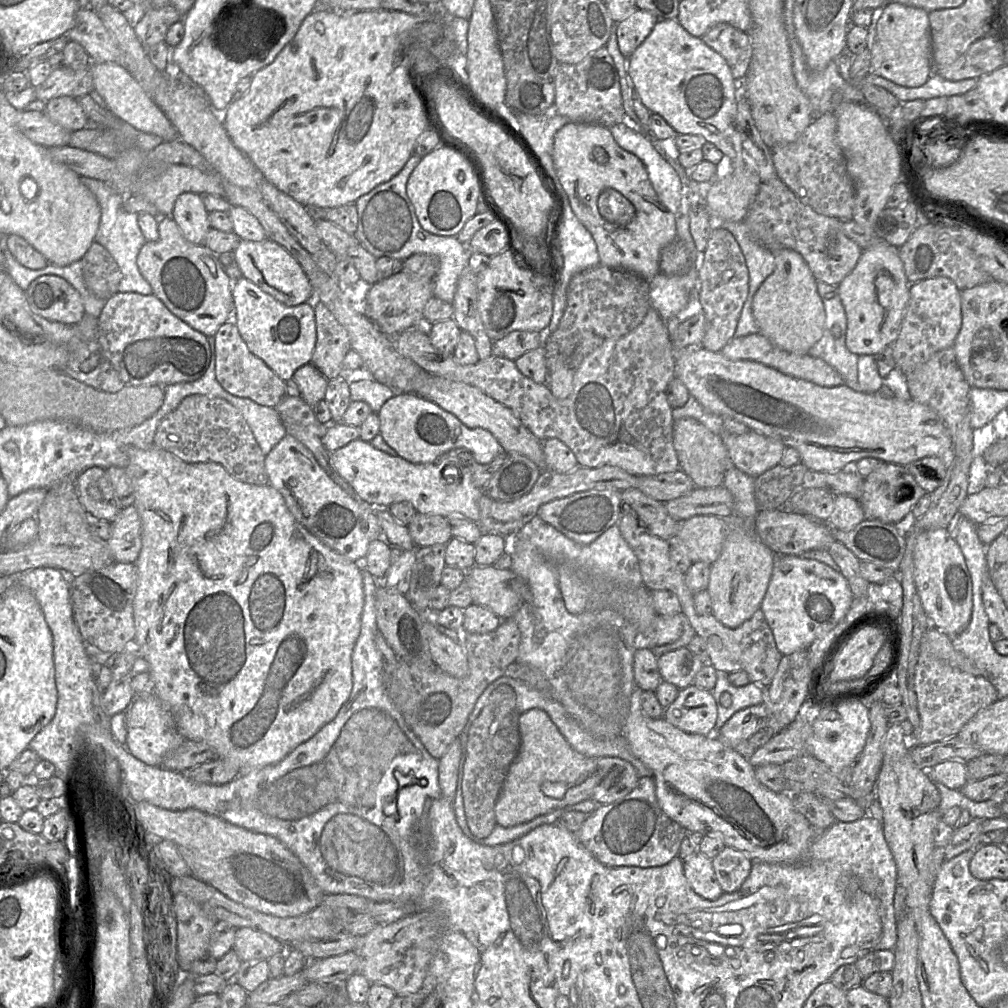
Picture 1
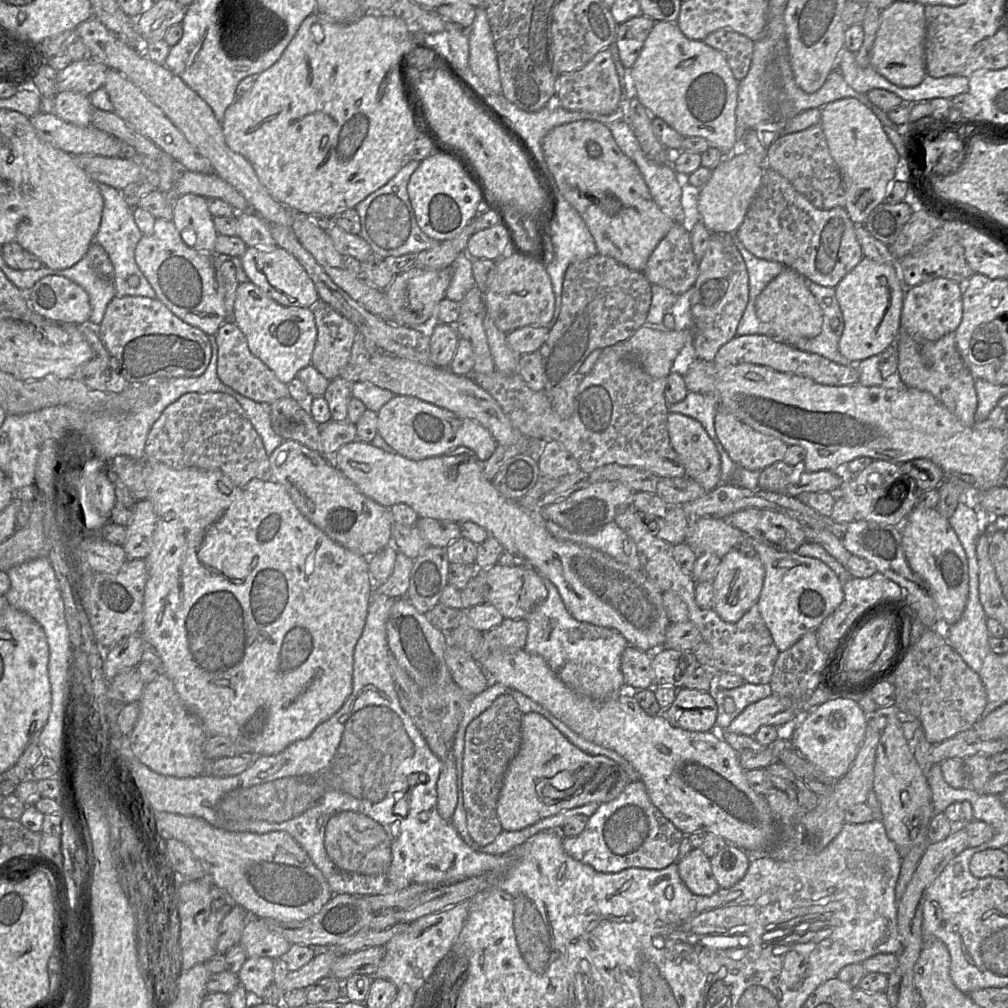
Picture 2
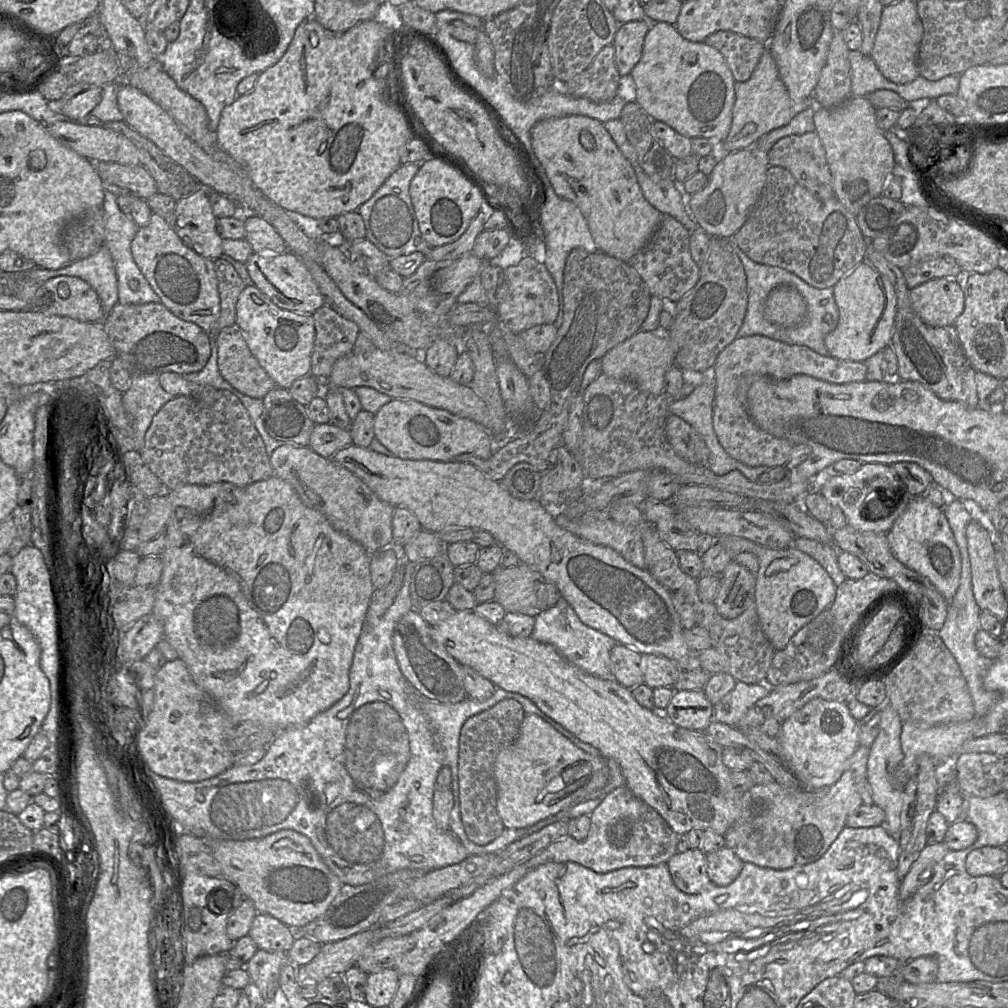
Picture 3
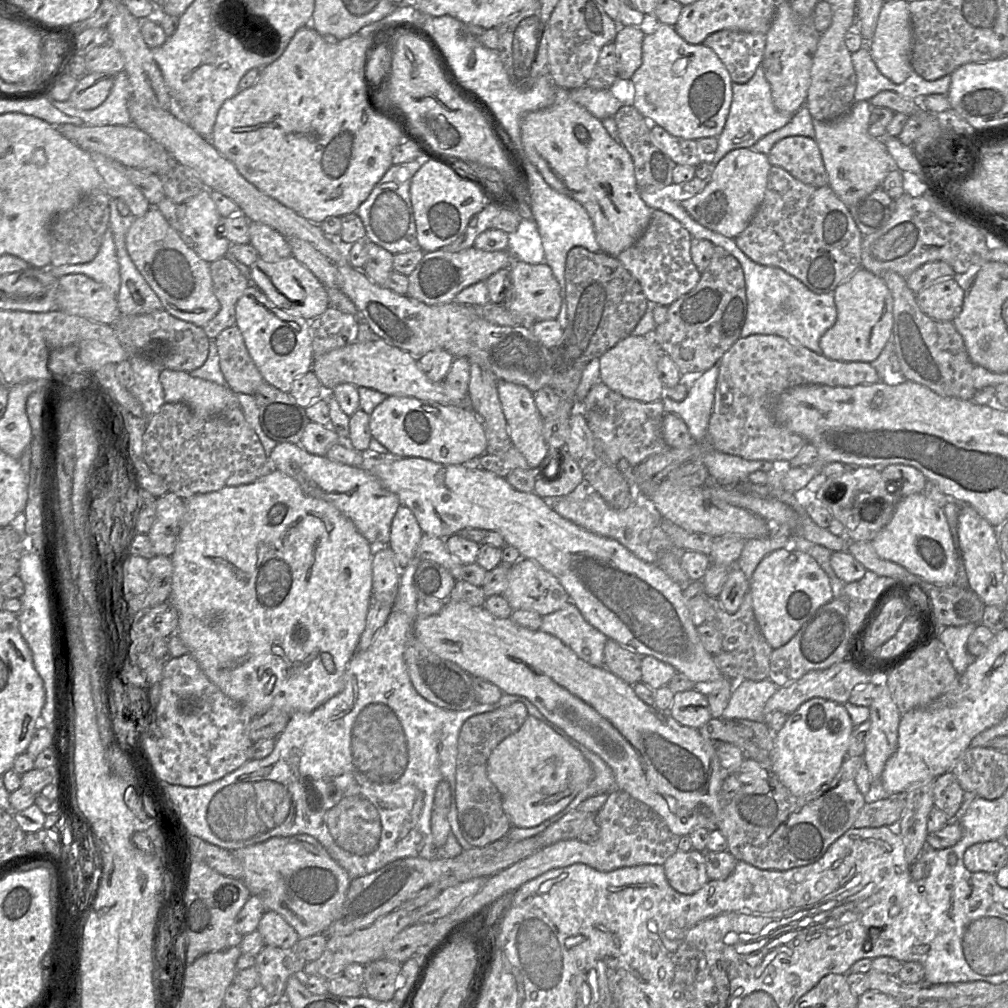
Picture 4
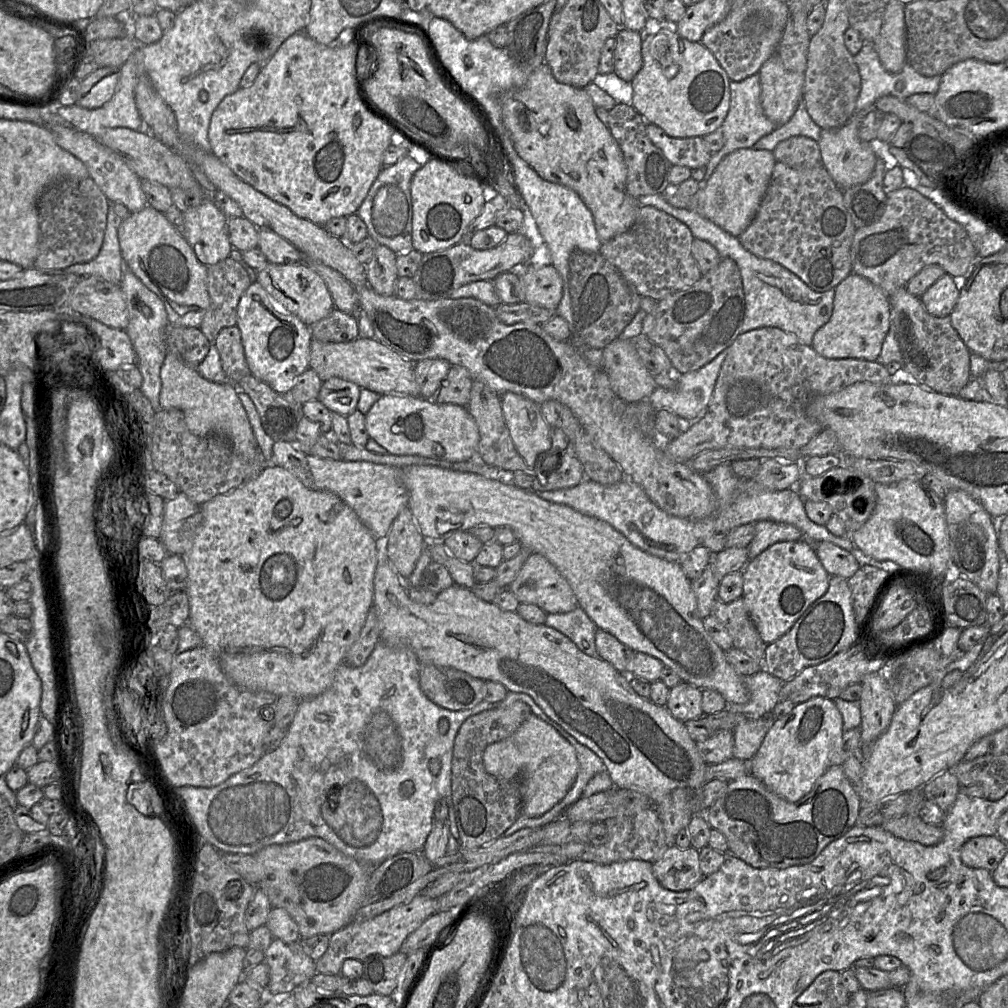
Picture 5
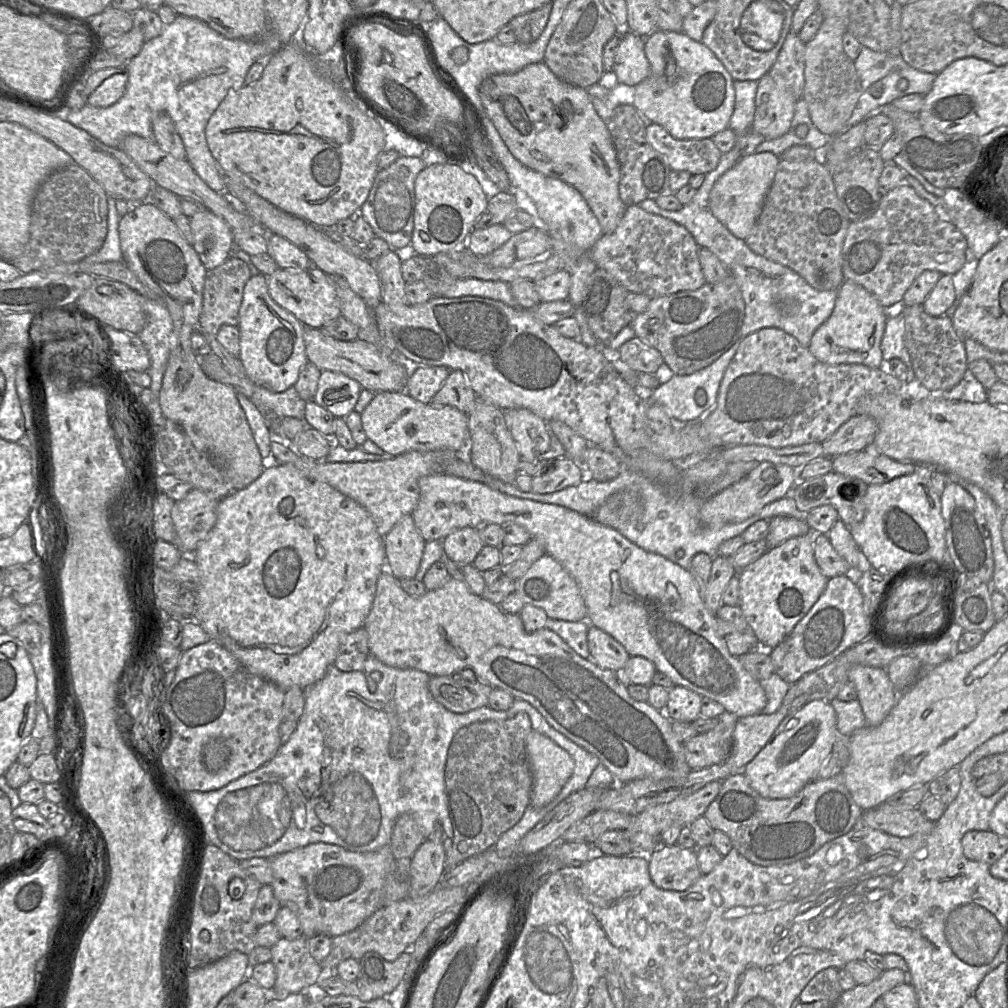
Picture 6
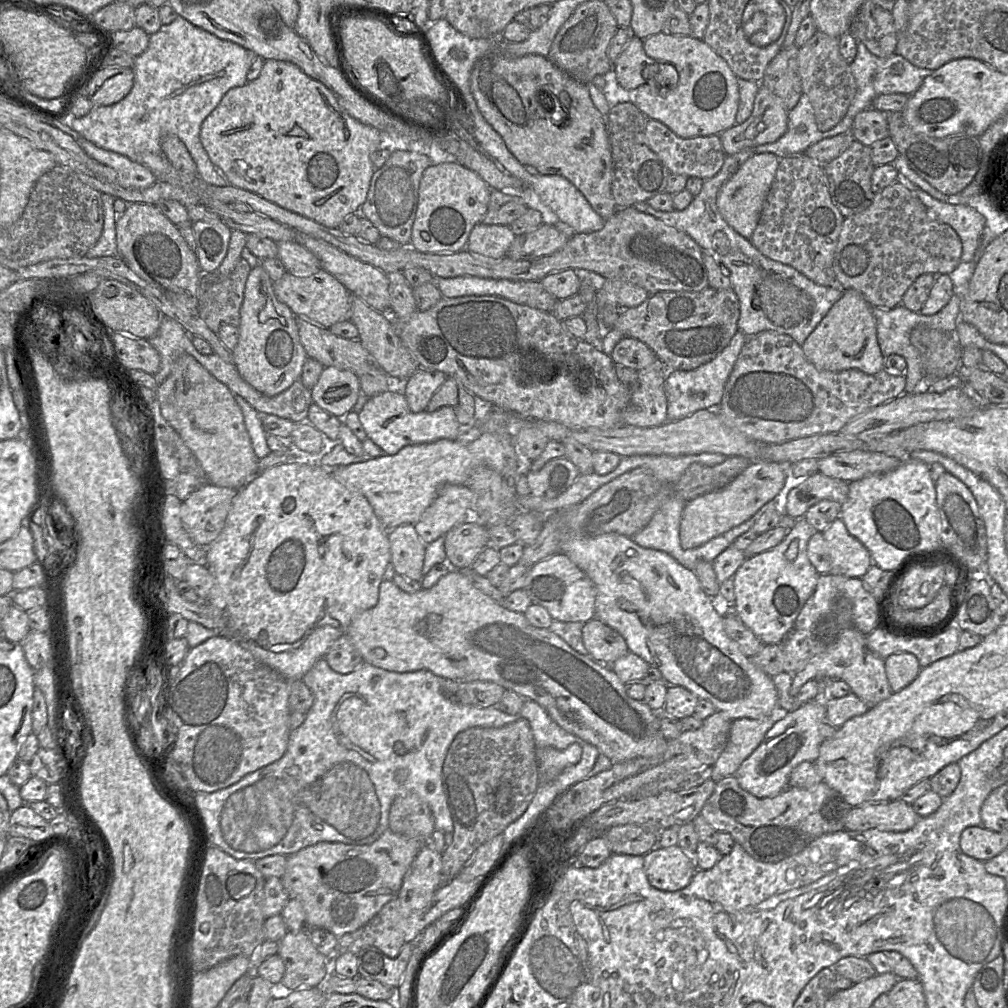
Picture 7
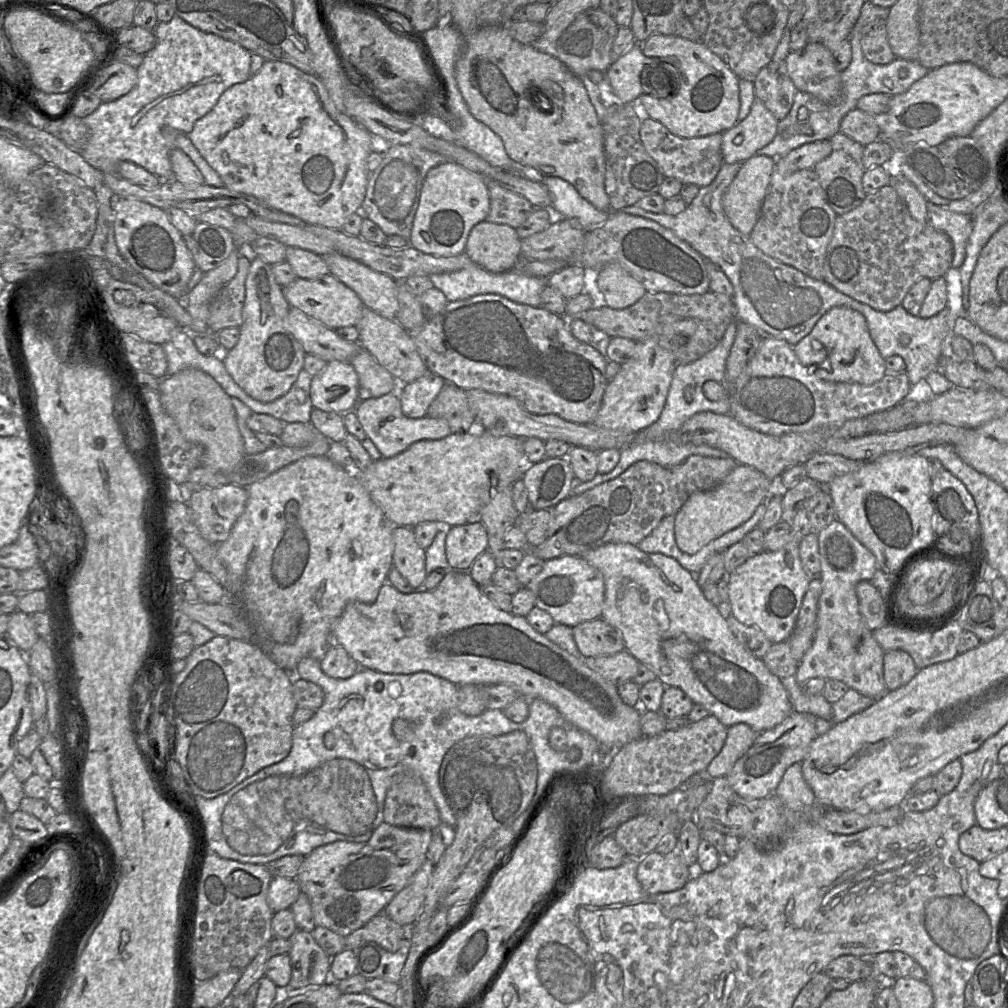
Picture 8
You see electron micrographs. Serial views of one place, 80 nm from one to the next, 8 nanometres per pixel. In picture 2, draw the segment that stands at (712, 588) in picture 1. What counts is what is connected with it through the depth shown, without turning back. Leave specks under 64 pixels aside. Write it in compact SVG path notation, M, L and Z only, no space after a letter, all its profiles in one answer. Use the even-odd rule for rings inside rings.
M737 549L729 551L721 558L716 576L712 580L712 609L725 622L739 621L753 605L757 604L764 575L763 564L757 556L749 557Z

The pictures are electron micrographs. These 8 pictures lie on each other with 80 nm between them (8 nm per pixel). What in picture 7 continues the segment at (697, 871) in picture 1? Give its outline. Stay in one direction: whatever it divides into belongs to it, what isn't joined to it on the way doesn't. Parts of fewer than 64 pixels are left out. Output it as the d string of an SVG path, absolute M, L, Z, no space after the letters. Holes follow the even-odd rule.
M678 845L668 848L656 846L644 855L644 872L651 886L658 890L674 892L685 888L697 870L694 857Z

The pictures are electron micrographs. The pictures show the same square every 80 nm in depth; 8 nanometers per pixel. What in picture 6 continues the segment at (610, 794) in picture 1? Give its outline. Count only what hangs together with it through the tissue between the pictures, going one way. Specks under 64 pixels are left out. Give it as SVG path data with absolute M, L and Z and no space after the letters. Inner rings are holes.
M533 729L526 738L526 751L533 775L531 804L542 807L561 791L575 762L568 751Z

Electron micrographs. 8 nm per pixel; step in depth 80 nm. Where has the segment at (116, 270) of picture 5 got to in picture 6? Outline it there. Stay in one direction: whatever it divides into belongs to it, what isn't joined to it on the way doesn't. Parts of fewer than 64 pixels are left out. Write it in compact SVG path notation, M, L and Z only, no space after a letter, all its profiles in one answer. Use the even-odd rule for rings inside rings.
M108 196L107 234L102 247L96 253L85 257L81 261L86 263L106 263L123 260L118 234L120 216L117 213L115 201L115 198Z

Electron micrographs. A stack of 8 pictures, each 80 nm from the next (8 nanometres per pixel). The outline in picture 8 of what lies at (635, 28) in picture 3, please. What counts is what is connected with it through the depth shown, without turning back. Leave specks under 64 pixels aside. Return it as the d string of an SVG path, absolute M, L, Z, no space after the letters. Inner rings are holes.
M642 43L633 44L605 73L615 95L623 104L632 104L643 92L641 72L645 66L657 68L662 62L658 57L647 57L641 49Z

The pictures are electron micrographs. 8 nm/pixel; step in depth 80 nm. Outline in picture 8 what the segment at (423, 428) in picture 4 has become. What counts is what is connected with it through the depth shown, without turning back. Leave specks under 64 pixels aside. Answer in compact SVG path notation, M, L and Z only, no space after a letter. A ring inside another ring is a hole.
M398 391L378 398L359 401L354 412L367 436L377 447L382 458L391 458L422 440L439 440L452 434L449 424L442 418L408 418L401 408Z

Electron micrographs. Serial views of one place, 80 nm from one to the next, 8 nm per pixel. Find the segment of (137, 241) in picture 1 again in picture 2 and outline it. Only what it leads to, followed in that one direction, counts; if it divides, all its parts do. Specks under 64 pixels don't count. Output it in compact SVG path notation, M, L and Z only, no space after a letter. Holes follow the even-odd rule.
M98 183L98 187L103 197L103 211L100 226L94 241L103 247L112 262L116 297L134 296L151 299L156 298L152 286L142 274L135 261L135 249L143 235L134 221L133 208L125 202L122 191L103 183ZM133 275L139 279L139 284L136 287L128 284L128 279Z

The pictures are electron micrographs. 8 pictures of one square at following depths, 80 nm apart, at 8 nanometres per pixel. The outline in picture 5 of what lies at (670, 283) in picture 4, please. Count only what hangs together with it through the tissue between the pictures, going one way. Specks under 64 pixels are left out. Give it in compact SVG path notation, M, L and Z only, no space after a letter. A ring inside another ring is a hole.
M640 206L632 226L603 242L599 254L609 261L642 297L660 300L693 286L702 273L692 255L690 229L676 218L651 206Z

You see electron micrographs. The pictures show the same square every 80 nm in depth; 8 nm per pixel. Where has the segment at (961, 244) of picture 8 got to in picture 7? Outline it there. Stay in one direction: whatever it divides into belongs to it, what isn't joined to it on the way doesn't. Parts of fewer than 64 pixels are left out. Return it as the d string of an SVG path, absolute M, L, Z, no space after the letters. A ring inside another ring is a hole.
M898 174L897 182L913 191L934 218L948 224L955 230L962 243L960 261L972 261L986 224L985 217L968 205L953 205L933 198L925 191L914 186L904 175Z

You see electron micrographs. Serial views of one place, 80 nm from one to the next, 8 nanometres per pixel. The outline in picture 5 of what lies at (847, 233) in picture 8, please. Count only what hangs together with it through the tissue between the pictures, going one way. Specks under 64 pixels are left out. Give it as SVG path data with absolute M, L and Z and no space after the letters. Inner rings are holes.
M903 186L886 193L884 211L876 222L856 229L850 256L852 273L868 279L890 296L898 288L905 287L912 277L928 265L939 265L953 277L963 275L976 256L976 250L966 230L959 223L948 218L934 202L916 189Z

